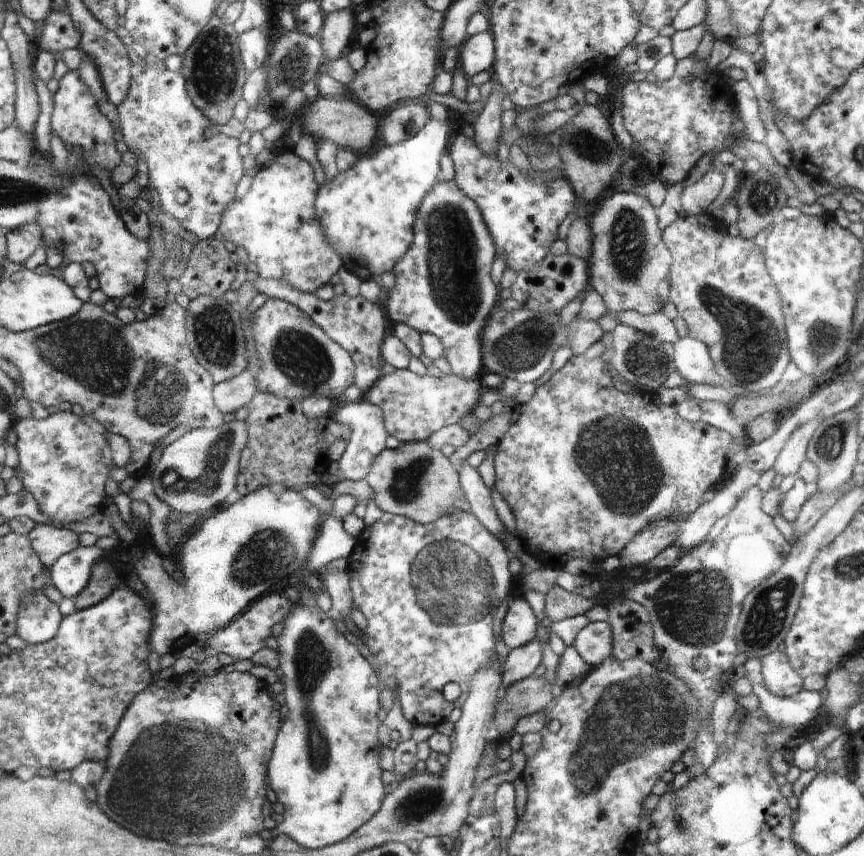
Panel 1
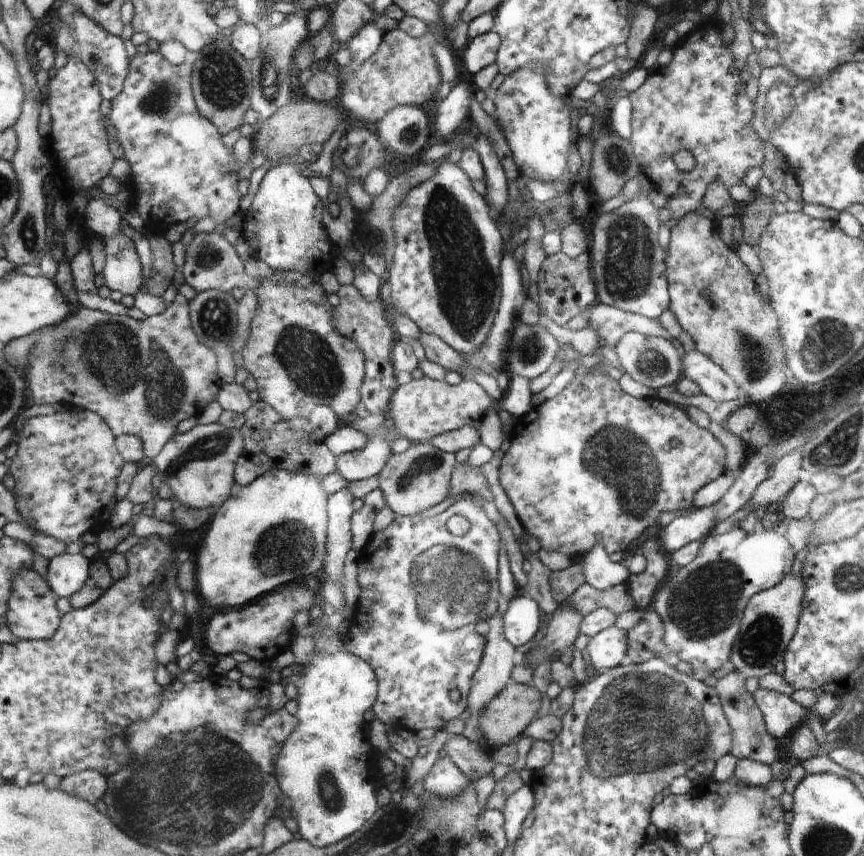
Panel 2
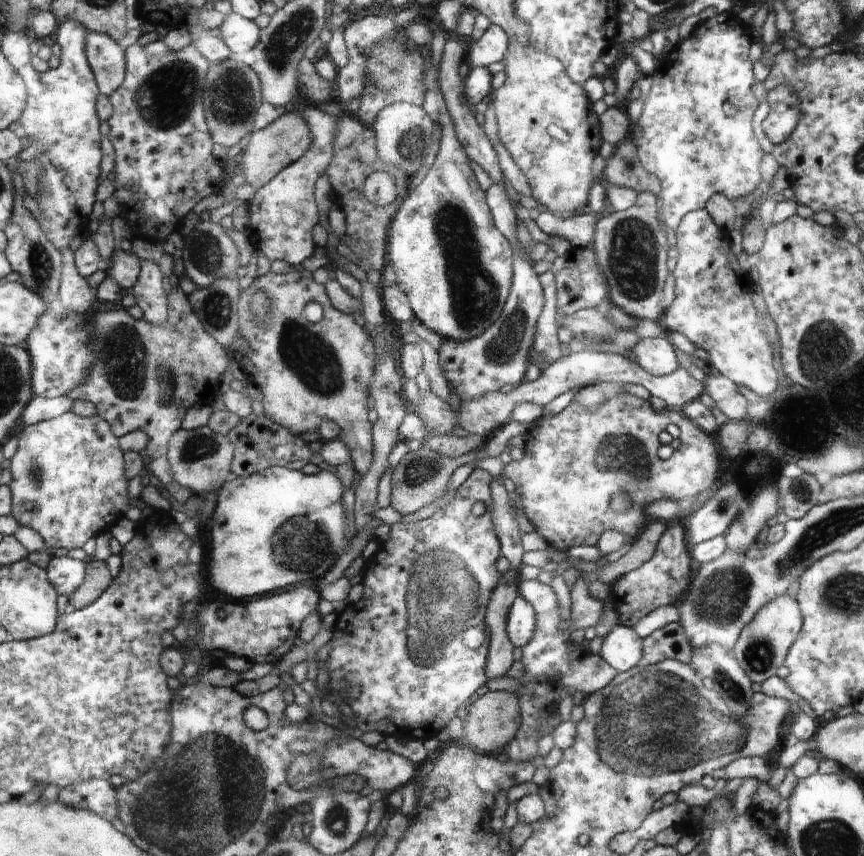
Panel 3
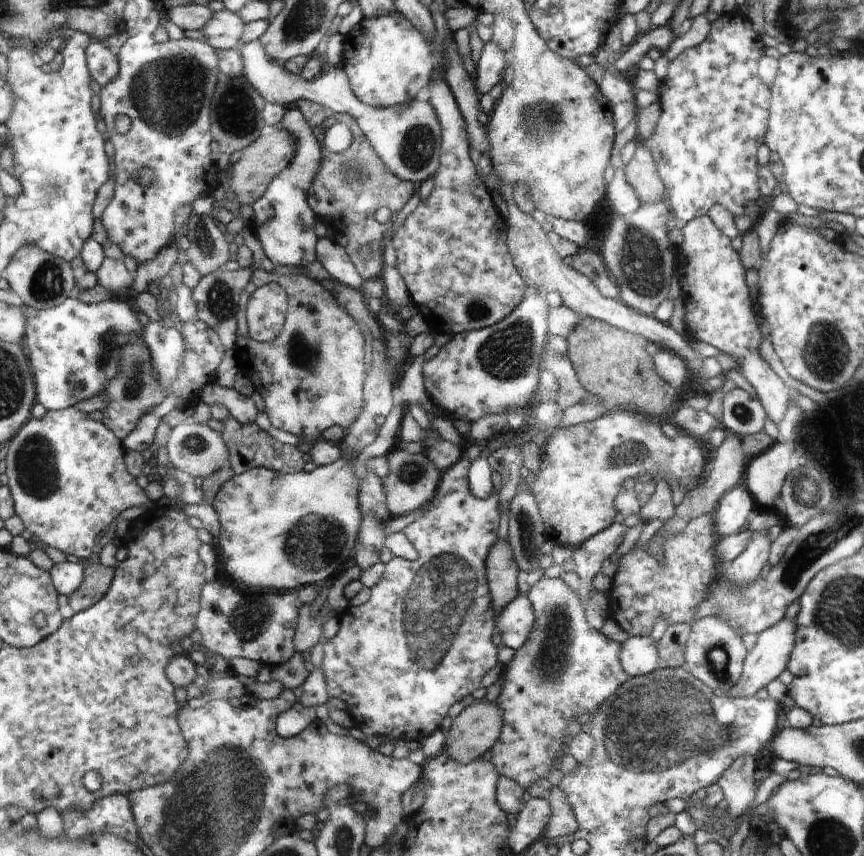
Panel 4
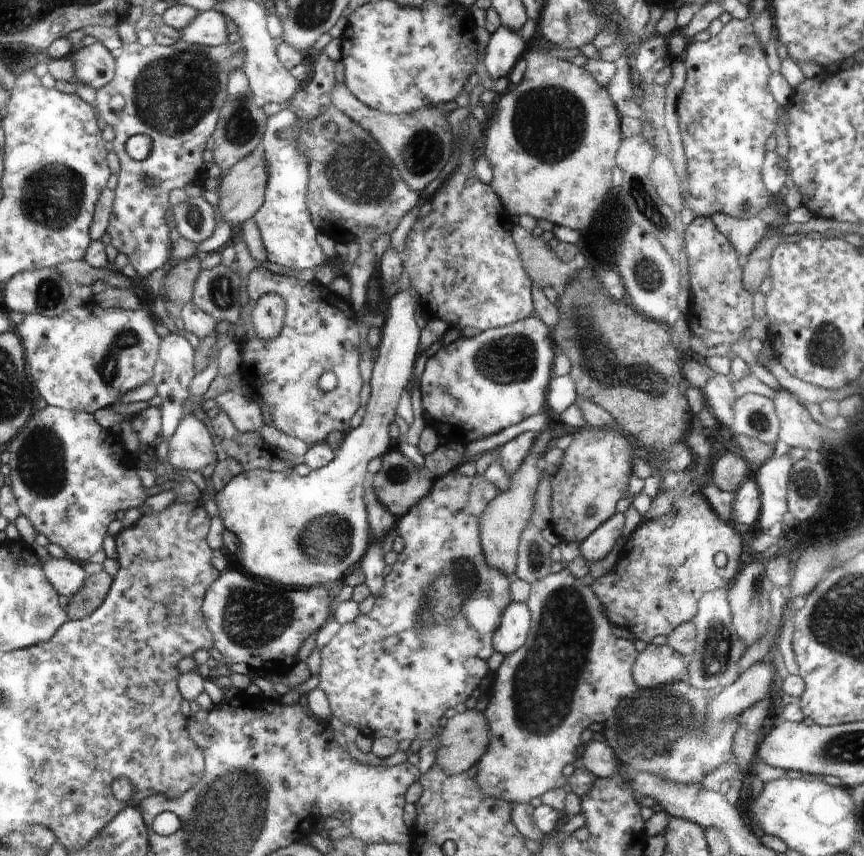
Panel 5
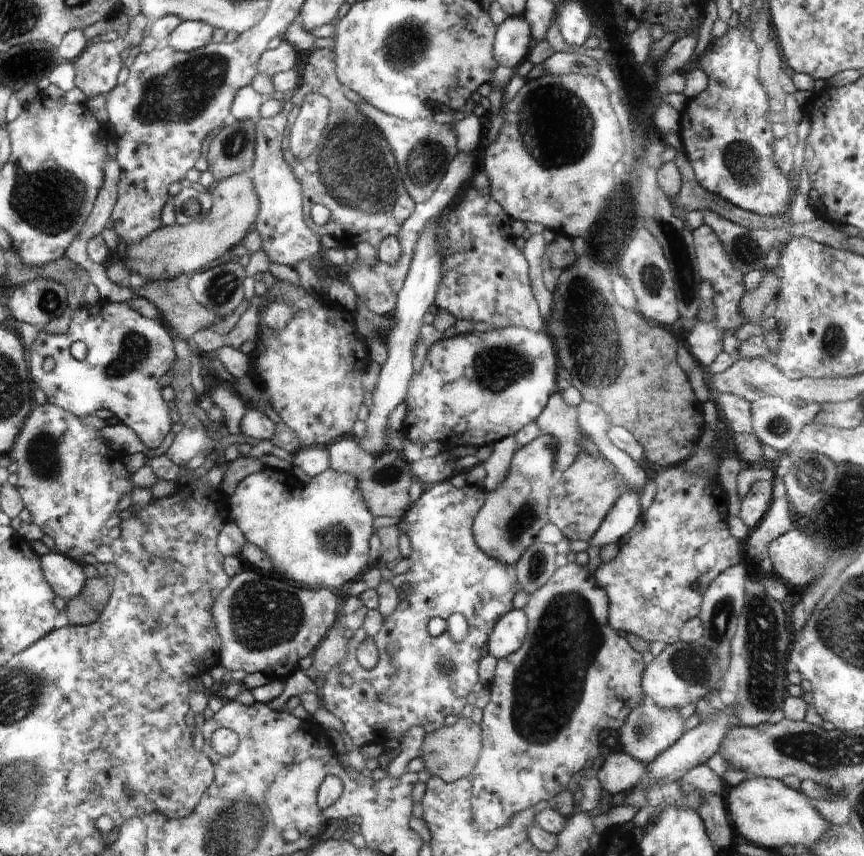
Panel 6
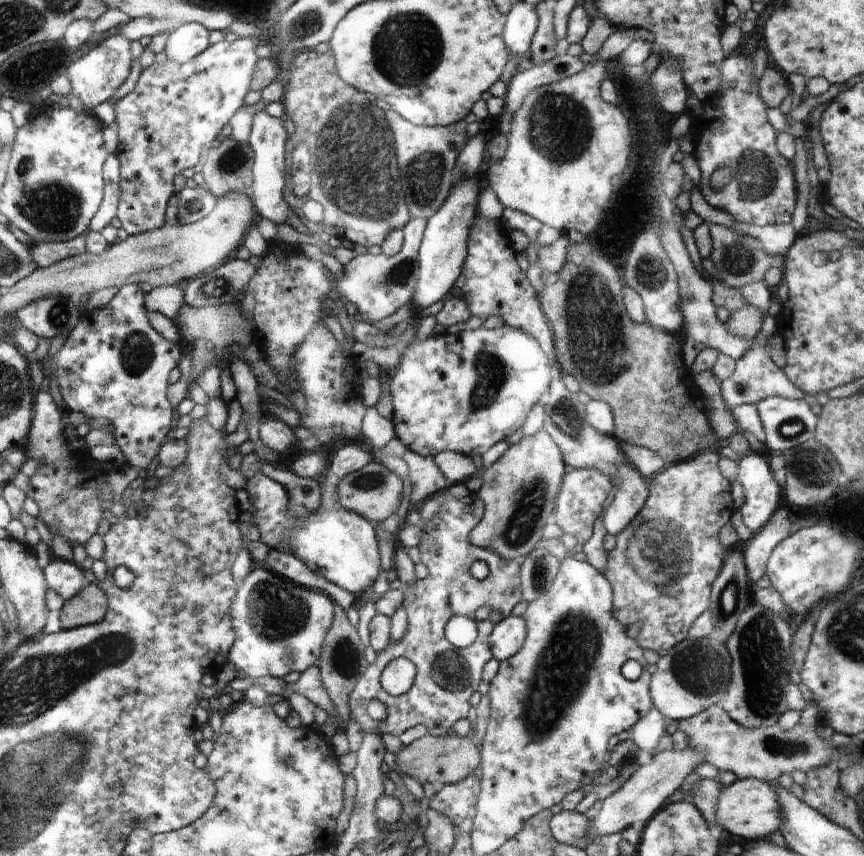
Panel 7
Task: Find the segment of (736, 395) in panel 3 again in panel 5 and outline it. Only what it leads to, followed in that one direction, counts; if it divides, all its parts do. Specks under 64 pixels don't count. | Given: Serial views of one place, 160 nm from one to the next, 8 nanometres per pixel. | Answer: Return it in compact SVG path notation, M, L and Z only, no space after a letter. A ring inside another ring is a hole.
M748 393L739 396L733 406L732 426L726 432L733 438L746 435L775 446L780 423L775 404L767 397Z

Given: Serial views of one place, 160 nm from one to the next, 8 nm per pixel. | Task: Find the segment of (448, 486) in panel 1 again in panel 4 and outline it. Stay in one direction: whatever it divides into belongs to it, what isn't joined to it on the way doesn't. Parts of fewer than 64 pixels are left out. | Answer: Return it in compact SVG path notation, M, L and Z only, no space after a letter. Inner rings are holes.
M394 450L388 452L385 457L388 460L389 472L382 479L387 509L392 518L405 515L410 510L424 507L432 500L432 496L437 494L438 480L440 480L440 472L438 472L435 464L426 456L425 451L420 453L409 453L403 450Z

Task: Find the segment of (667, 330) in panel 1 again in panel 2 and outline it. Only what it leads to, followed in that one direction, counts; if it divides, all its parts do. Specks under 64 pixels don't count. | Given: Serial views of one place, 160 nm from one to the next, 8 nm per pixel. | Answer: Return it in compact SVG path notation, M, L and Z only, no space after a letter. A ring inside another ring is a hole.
M596 302L587 312L587 326L594 328L600 341L605 346L604 358L612 365L617 365L618 358L615 353L616 343L624 336L624 333L634 331L651 336L662 336L671 342L680 355L681 361L685 351L678 339L673 338L658 319L649 319L638 313L629 313L607 304Z

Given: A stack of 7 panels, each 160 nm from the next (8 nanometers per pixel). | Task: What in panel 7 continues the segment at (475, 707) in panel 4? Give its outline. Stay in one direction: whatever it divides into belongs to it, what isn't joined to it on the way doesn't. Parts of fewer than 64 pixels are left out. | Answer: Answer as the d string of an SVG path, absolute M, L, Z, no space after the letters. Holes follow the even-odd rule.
M428 734L400 747L394 753L398 768L421 785L426 783L454 784L472 775L481 764L481 752L472 743L469 735L465 737L457 734L454 736L444 735L440 738Z

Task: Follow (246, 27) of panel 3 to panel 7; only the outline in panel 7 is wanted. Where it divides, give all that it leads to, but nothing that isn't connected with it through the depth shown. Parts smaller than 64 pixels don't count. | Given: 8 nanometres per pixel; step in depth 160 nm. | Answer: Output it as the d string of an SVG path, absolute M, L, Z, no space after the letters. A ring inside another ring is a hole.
M184 23L178 29L170 32L165 44L165 51L170 59L185 63L202 54L210 42L209 30L198 23Z

